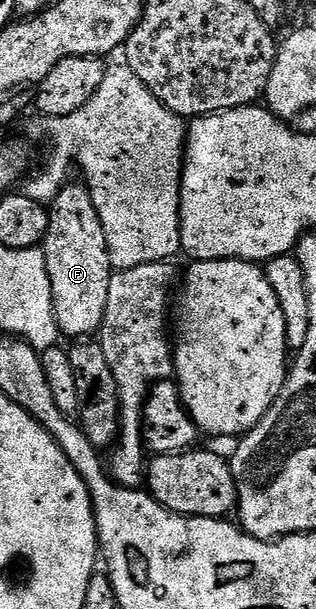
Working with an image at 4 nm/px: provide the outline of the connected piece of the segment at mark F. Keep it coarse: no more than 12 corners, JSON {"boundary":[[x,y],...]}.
{"boundary":[[84,182],[48,208],[56,325],[92,338],[114,275]]}

